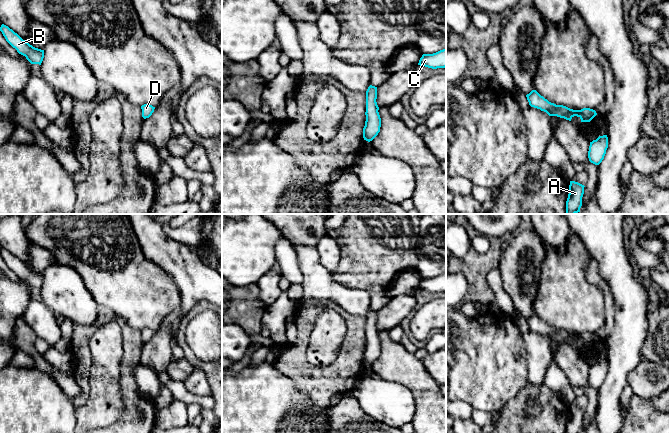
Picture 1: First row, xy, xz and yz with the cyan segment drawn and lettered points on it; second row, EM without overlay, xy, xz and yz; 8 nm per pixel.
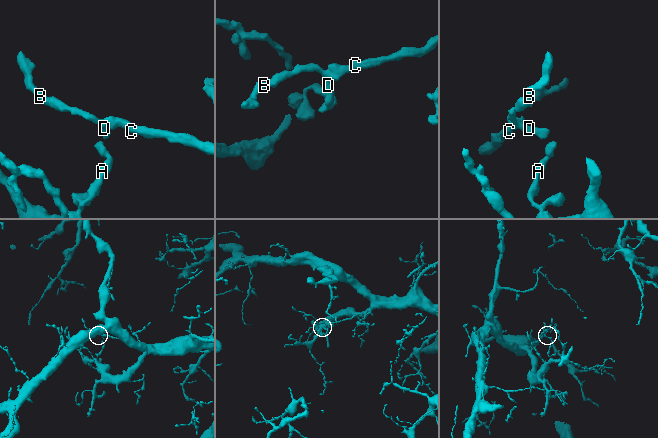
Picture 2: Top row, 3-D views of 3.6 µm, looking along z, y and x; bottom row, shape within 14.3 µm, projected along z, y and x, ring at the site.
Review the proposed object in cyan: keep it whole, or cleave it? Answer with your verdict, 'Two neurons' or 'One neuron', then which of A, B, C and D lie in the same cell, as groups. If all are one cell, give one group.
One neuron. Groups: A B C D

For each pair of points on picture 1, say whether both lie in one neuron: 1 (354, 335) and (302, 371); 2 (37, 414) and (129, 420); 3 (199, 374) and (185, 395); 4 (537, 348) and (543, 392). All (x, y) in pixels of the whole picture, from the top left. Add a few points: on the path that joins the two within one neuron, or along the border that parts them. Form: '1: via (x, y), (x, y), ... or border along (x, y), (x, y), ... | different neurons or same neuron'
1: via (354, 352), (334, 372), (319, 372) | same neuron
2: border along (72, 400), (75, 406) | different neurons
3: border along (182, 382), (188, 390), (197, 395), (210, 395) | different neurons
4: border along (528, 382), (534, 385), (543, 385) | different neurons

